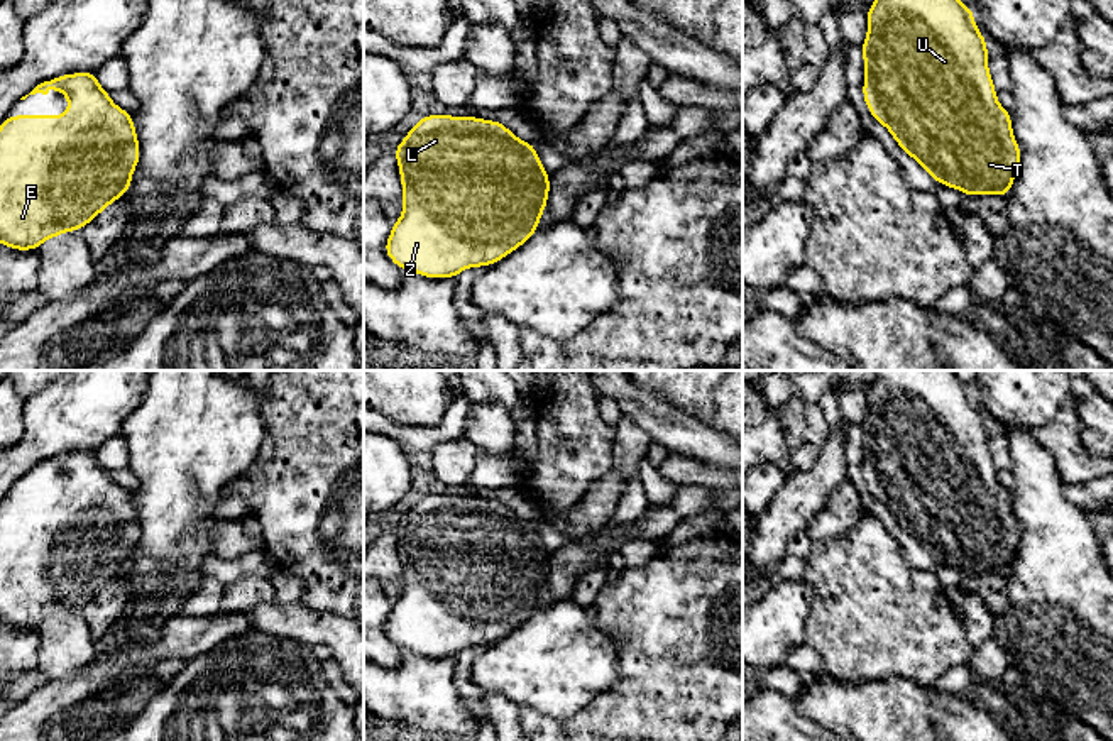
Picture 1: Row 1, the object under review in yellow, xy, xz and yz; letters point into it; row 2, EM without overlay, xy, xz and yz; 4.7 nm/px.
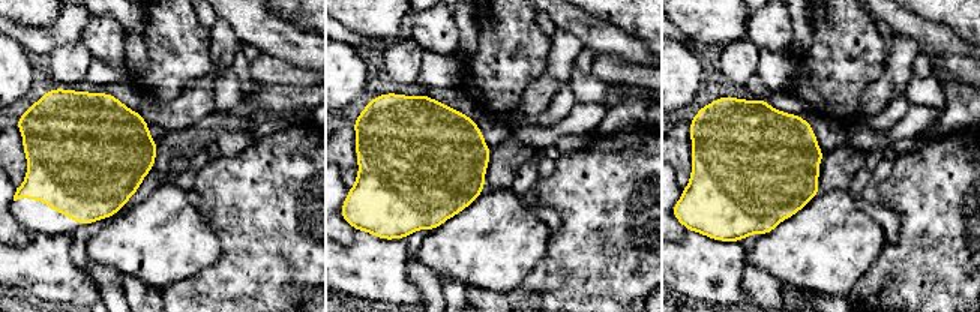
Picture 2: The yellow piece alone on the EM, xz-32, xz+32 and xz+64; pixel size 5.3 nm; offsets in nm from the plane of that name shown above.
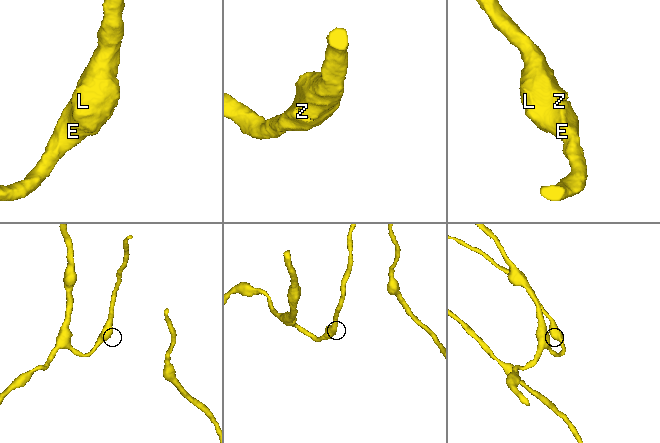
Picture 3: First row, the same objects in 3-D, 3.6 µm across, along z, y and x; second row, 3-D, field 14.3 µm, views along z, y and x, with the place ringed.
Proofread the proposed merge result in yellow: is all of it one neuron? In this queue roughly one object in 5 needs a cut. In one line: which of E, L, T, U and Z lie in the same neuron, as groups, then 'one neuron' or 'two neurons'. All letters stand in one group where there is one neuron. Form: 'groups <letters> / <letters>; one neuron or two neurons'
groups E L T U Z; one neuron

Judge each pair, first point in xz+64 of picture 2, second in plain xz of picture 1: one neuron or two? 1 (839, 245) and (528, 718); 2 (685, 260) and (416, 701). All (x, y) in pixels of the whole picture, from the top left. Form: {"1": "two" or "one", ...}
{"1": "two", "2": "one"}

